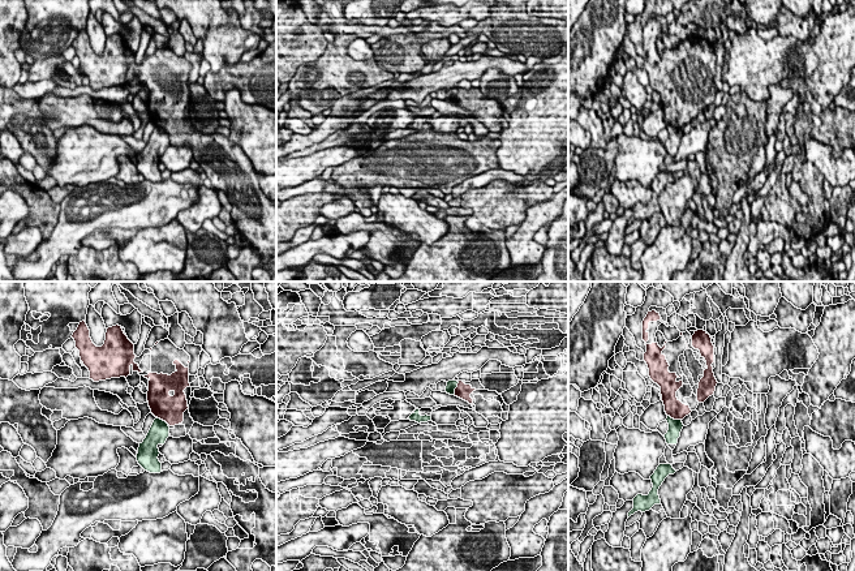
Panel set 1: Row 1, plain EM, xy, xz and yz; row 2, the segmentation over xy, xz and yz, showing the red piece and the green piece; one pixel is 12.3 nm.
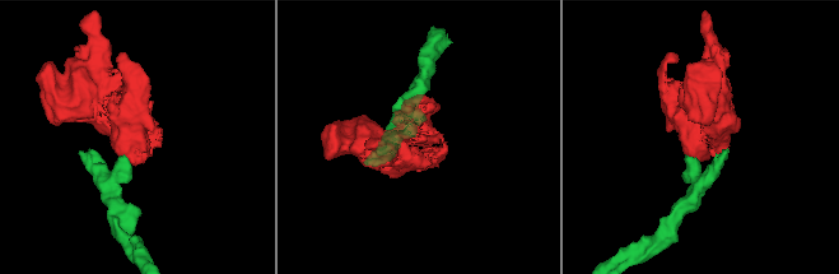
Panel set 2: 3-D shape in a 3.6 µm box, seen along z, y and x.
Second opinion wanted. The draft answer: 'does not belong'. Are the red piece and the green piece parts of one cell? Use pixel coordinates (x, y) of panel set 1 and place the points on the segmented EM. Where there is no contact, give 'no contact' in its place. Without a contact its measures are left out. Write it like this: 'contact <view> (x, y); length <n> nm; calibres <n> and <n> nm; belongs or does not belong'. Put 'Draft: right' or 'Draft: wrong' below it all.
contact yz (674, 419); length 190 nm; calibres 240 and 170 nm; does not belong
Draft: right

